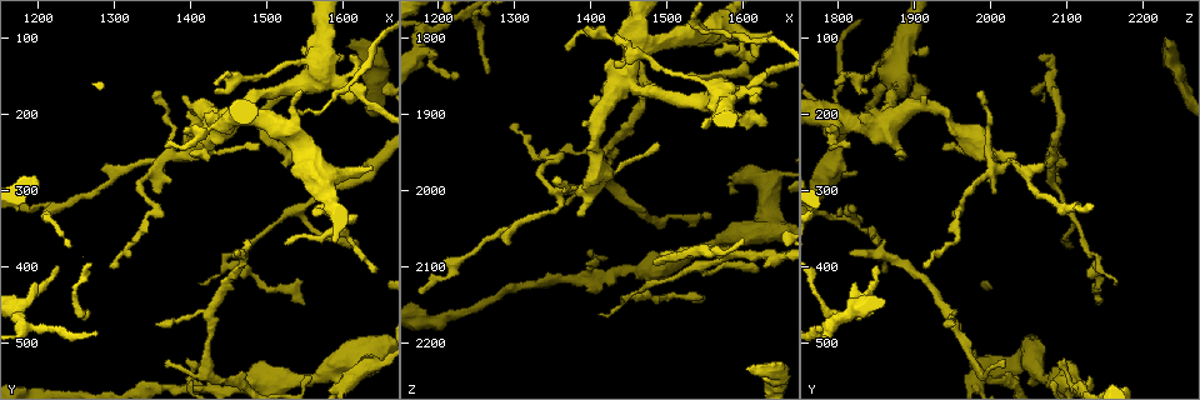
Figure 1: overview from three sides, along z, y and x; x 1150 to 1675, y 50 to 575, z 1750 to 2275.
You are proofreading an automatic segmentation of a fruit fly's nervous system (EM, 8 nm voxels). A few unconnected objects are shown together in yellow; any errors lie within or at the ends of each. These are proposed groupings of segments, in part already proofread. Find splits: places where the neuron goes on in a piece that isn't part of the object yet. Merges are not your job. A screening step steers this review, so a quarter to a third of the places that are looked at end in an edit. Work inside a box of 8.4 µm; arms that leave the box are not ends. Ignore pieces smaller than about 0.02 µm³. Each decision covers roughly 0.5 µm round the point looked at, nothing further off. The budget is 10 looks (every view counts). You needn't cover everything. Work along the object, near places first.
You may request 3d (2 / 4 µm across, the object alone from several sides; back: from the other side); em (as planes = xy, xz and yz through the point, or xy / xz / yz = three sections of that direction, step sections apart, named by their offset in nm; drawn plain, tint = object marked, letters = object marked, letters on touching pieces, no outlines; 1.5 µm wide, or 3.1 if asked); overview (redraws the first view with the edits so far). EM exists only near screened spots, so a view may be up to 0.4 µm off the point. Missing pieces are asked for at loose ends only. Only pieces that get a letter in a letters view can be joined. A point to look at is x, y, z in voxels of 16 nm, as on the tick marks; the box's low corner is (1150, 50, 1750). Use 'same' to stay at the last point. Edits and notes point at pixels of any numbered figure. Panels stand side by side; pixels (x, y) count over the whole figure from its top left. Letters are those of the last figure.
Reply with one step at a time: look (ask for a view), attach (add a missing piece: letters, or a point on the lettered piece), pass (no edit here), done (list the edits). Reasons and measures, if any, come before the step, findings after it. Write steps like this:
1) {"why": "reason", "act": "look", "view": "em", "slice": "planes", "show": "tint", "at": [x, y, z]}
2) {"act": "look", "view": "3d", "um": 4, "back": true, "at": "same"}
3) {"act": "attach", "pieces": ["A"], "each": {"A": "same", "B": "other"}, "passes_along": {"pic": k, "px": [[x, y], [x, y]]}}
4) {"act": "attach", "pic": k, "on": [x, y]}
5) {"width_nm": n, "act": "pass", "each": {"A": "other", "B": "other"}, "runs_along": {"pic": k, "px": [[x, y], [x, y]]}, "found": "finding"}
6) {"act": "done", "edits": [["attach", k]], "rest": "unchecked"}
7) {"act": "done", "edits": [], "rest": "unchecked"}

{"why": "free end", "act": "look", "view": "em", "slice": "planes", "show": "letters", "at": [1225, 400, 1850]}

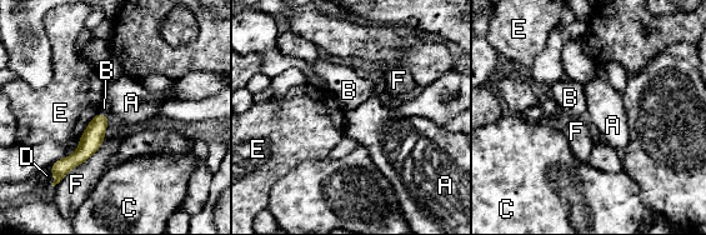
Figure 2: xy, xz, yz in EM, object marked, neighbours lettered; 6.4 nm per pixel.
{"width_nm": 140, "act": "pass", "each": {"A": "other", "B": "other", "C": "other", "D": "other", "E": "other", "F": "other"}, "runs_along": {"pic": 2, "px": [[104, 119], [90, 143], [59, 176]]}, "found": "no lettered piece goes on from it"}

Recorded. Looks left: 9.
{"why": "branch stops here", "act": "look", "view": "em", "slice": "planes", "show": "letters", "at": [1300, 270, 2070]}

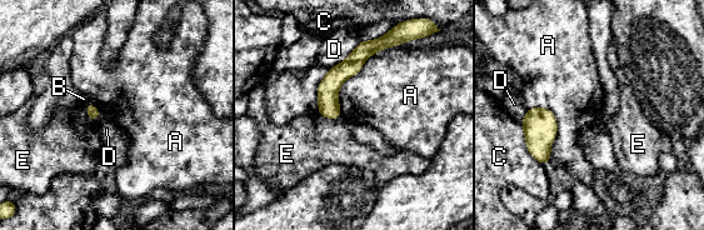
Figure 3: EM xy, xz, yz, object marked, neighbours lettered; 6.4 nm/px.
{"longest_contact_nm": ["A", 500], "act": "pass", "each": {"A": "other", "B": "other", "C": "other", "D": "other", "E": "other"}, "found": "none of them fits"}

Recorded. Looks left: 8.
{"why": "an open end", "act": "look", "view": "em", "slice": "xz", "step": 4, "show": "tint", "at": [1610, 115, 2230]}

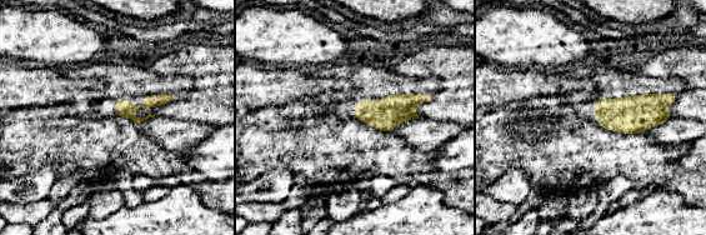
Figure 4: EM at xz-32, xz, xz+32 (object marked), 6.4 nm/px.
{"why": "another direction", "act": "look", "view": "em", "slice": "planes", "show": "letters", "at": "same"}

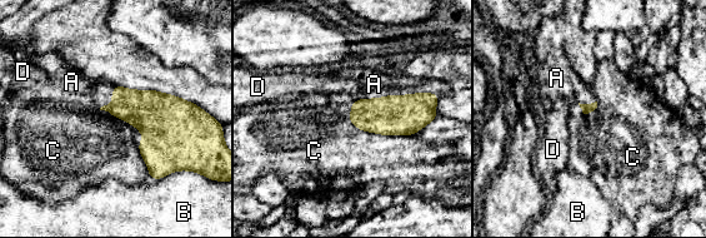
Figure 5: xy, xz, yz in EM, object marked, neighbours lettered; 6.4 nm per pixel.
{"act": "attach", "pieces": ["A"], "each": {"A": "same", "B": "other", "C": "other", "D": "other"}, "passes_along": {"pic": 5, "px": [[149, 110], [113, 100], [98, 94]]}, "found": "the neuron continues"}

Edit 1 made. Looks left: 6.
{"act": "look", "view": "overview"}

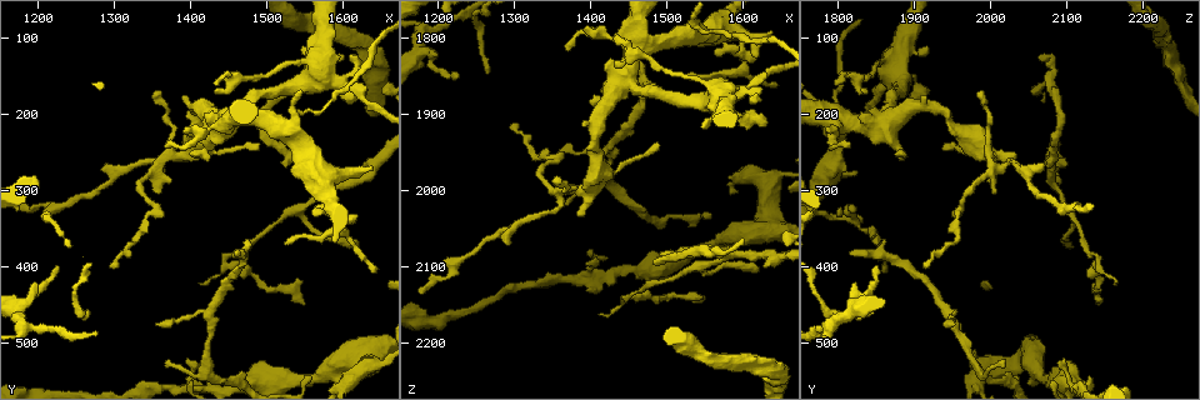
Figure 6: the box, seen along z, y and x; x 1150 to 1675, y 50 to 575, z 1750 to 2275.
{"why": "thin end", "act": "look", "view": "3d", "um": 4, "at": [1465, 380, 1815]}

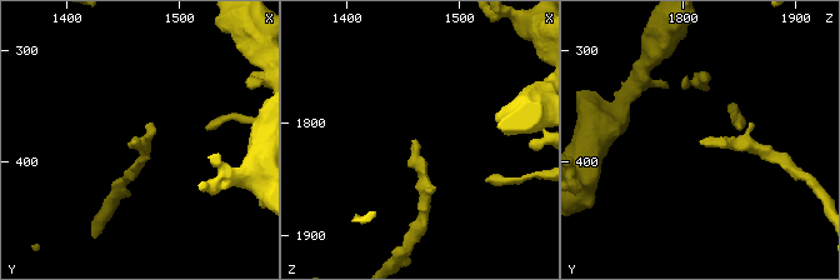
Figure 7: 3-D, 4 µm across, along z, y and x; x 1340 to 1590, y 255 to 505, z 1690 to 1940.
{"act": "look", "view": "em", "slice": "planes", "show": "letters", "at": [1460, 382, 1814]}

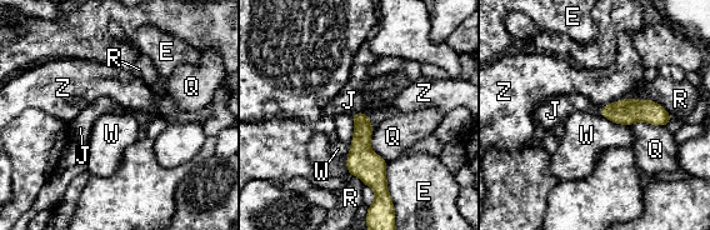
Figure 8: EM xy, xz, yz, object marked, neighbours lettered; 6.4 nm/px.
{"act": "attach", "pieces": ["J"], "each": {"E": "other", "J": "same", "Q": "other", "R": "other", "W": "other", "Z": "other"}, "passes_along": {"pic": 8, "px": [[360, 151], [358, 113], [349, 100]]}, "found": "the neuron continues"}

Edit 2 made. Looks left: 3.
{"act": "done", "edits": [["attach", 5], ["attach", 8]], "rest": "unchecked"}

